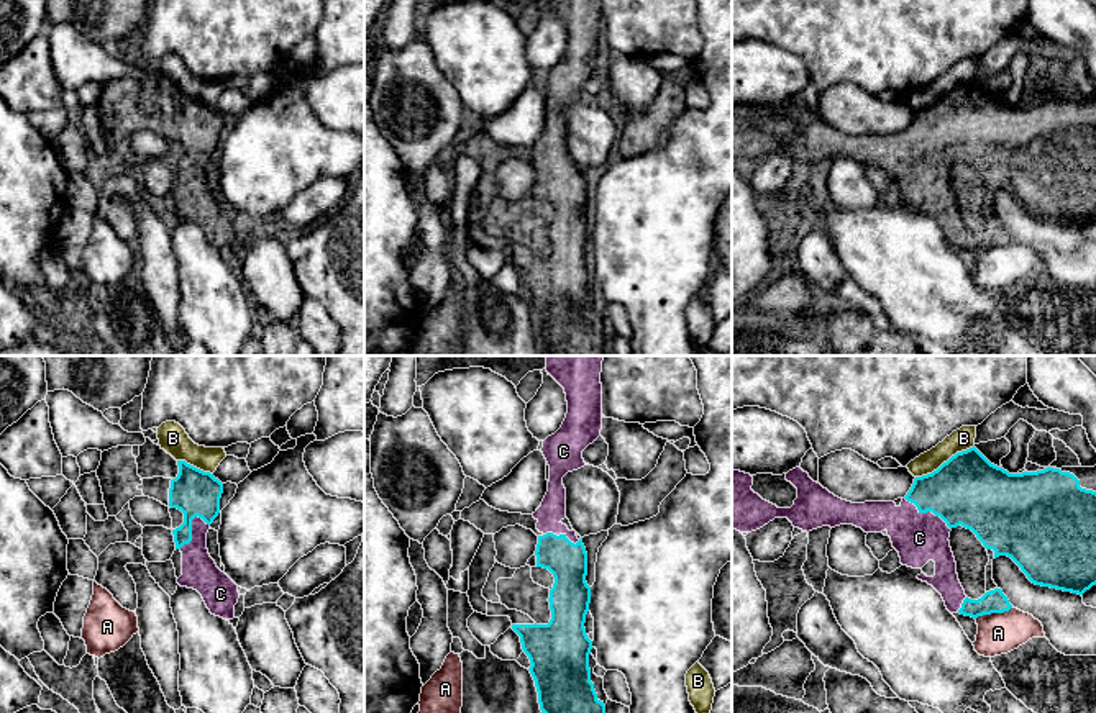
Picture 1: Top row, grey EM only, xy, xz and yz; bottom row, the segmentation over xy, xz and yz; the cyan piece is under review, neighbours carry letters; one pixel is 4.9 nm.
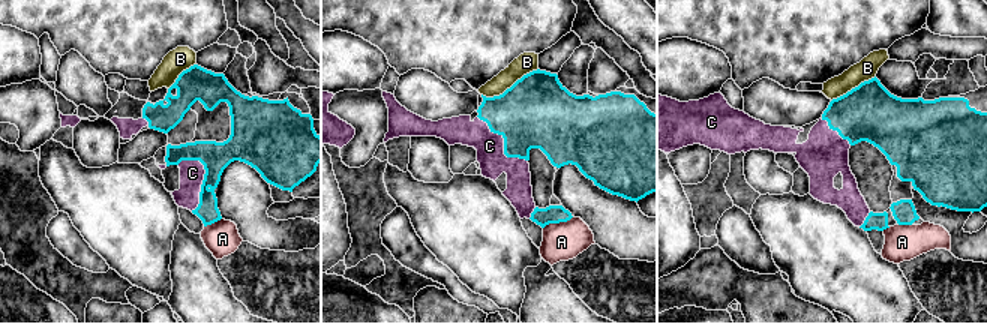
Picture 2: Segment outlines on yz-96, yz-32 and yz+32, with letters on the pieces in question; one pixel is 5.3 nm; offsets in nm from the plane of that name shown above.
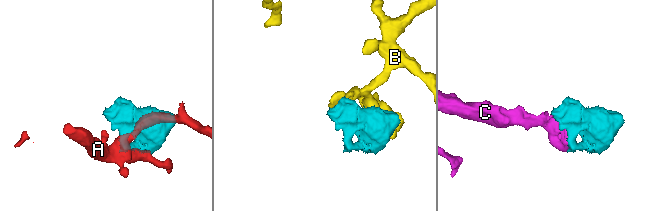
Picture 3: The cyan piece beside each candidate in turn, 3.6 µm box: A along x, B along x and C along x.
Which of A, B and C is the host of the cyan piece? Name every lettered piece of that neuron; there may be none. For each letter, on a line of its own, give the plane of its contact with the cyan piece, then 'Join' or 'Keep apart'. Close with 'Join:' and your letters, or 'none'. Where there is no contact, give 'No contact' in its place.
A: Touches cyan in yz. Keep apart
B: Touches cyan in yz. Keep apart
C: Touches cyan in yz. Join
Join: C

